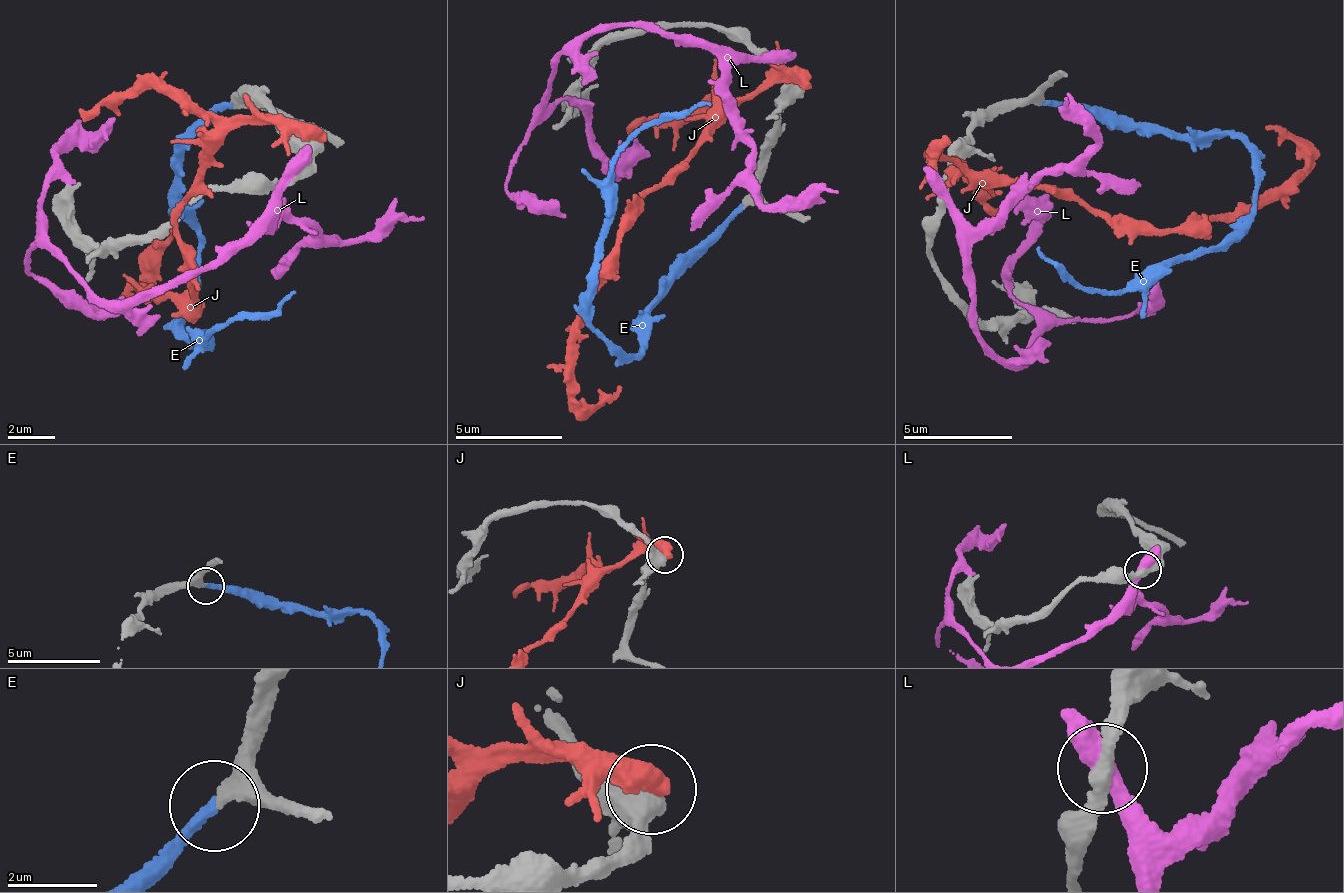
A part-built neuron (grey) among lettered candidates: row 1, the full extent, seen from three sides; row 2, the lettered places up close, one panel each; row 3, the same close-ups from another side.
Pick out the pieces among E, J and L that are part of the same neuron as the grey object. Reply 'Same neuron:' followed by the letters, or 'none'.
Same neuron: E

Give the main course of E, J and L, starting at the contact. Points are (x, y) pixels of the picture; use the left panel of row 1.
E: (229, 107), (181, 156), (179, 200), (197, 224), (183, 337), (209, 336), (235, 321), (279, 311), (296, 290)
J: (317, 137), (270, 119), (229, 127), (188, 190), (176, 227), (198, 296), (151, 293), (148, 282), (171, 228)
L: (291, 175), (223, 260), (109, 304), (55, 253), (28, 254), (31, 277), (75, 299), (106, 306), (125, 295)

